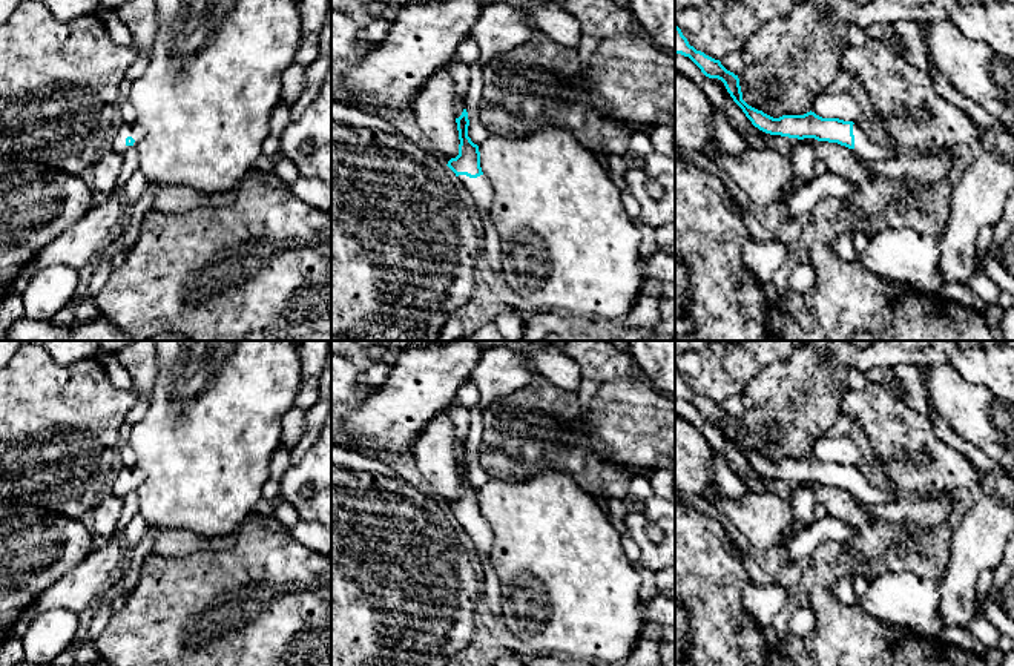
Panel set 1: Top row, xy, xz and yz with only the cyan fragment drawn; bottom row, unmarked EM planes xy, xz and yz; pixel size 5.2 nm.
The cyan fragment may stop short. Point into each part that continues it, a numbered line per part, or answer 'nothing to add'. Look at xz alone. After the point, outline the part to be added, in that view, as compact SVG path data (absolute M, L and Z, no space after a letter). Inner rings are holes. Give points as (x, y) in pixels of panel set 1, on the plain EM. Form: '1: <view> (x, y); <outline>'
1: xz (479, 534); M459 519L457 525L469 542L477 566L483 559L491 559L492 531L486 519L477 522Z

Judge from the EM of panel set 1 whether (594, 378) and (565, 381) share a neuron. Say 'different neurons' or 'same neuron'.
different neurons

